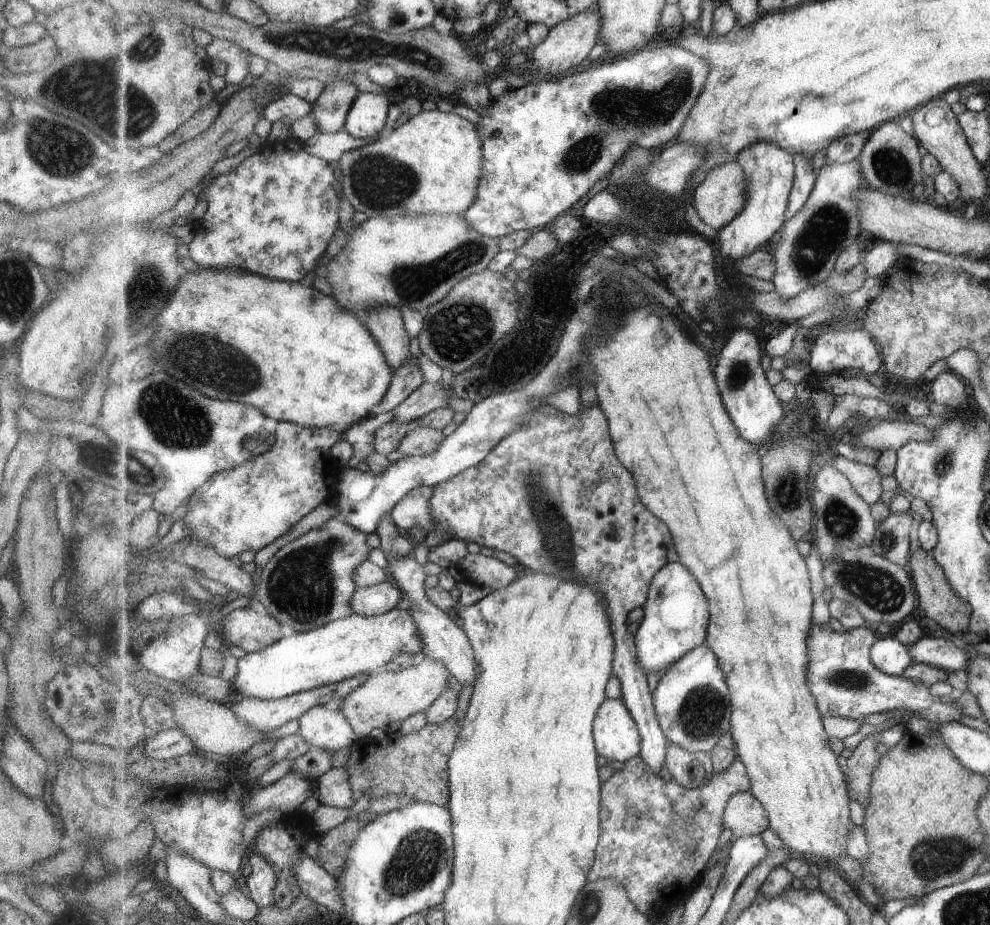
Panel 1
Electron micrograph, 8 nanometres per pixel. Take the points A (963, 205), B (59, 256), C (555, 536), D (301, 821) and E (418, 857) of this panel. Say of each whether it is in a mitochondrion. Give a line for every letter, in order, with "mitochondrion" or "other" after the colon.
A: other
B: other
C: mitochondrion
D: other
E: mitochondrion

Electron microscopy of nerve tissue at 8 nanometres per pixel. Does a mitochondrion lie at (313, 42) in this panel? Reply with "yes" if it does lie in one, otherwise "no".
yes

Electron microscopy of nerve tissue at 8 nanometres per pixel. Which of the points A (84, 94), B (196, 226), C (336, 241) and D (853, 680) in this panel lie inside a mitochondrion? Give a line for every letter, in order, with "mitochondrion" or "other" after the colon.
A: mitochondrion
B: other
C: other
D: mitochondrion

